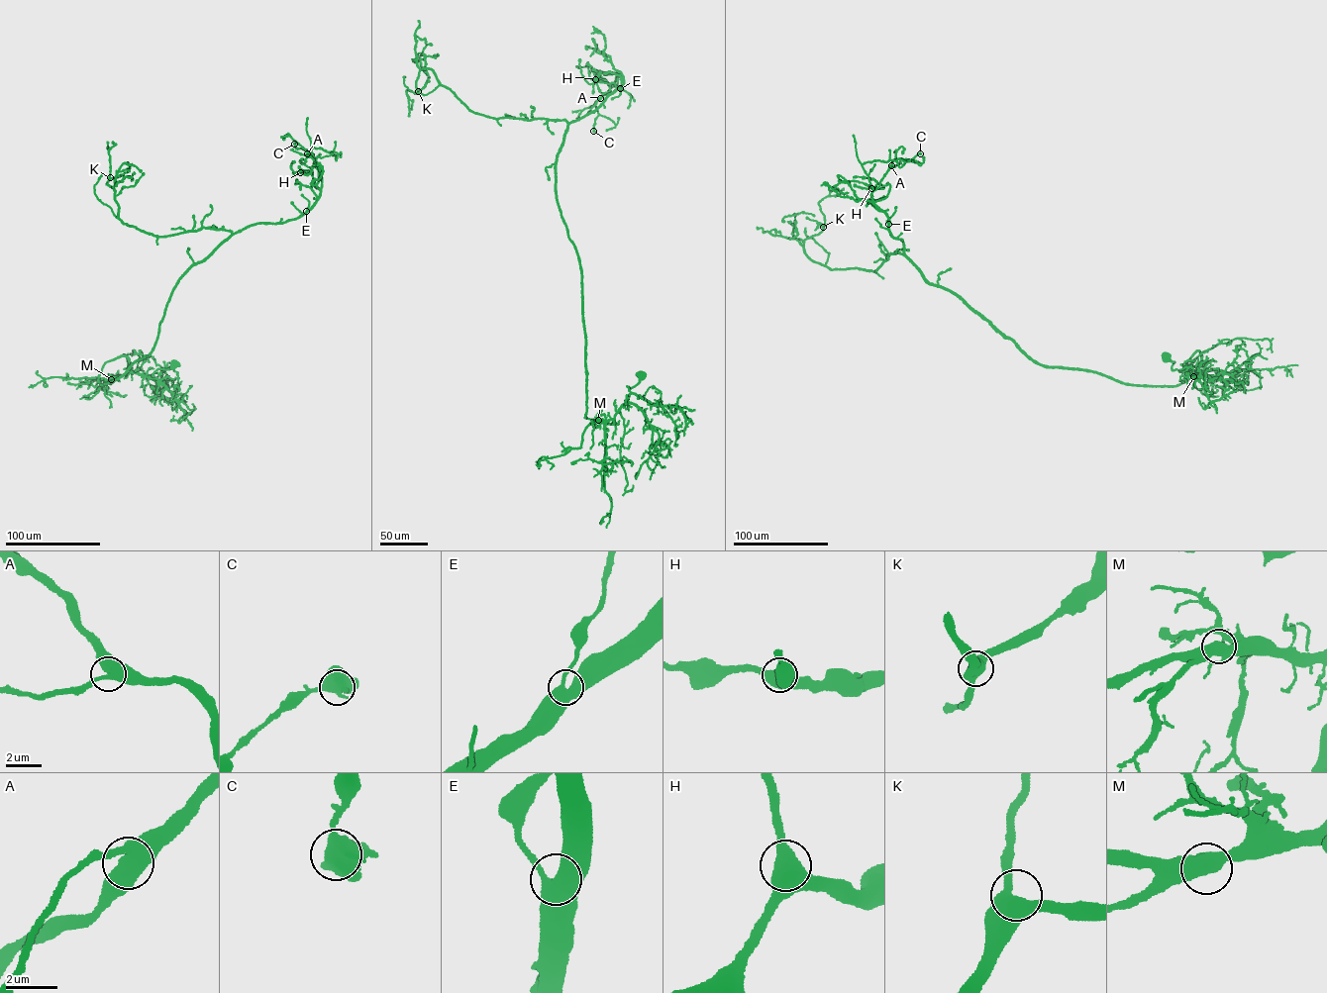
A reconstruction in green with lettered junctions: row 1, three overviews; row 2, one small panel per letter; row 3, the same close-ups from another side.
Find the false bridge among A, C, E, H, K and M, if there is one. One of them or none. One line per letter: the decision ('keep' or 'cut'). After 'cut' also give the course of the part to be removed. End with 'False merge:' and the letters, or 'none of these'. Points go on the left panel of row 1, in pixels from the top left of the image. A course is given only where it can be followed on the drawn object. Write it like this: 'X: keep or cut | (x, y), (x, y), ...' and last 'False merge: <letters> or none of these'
A: keep
C: keep
E: keep
H: keep
K: keep
M: keep
False merge: none of these

